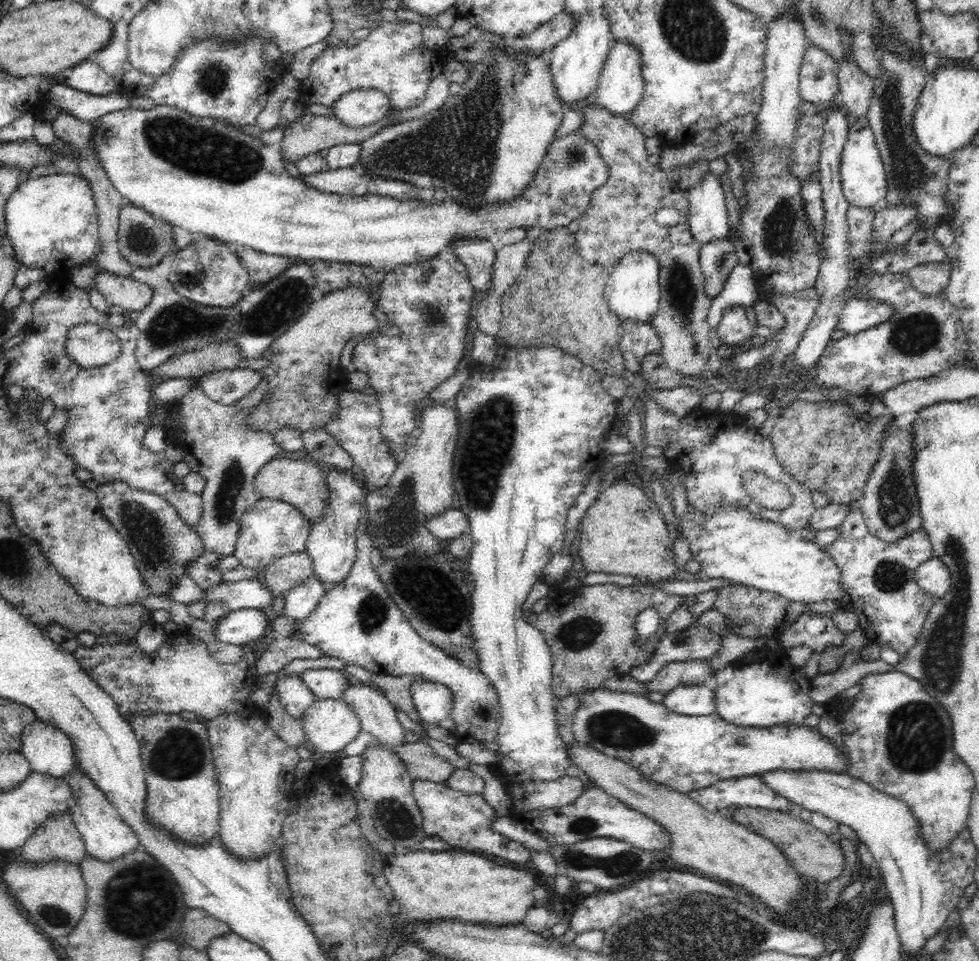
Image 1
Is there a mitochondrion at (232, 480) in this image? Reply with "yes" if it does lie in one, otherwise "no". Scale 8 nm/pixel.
yes

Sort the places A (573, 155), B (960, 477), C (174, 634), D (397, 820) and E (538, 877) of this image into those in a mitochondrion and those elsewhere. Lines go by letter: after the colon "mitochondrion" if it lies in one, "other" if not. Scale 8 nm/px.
A: mitochondrion
B: other
C: other
D: mitochondrion
E: other

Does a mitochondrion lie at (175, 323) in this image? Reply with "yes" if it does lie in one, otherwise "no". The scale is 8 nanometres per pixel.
yes

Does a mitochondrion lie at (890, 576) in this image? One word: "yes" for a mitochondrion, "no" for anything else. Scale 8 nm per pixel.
yes

